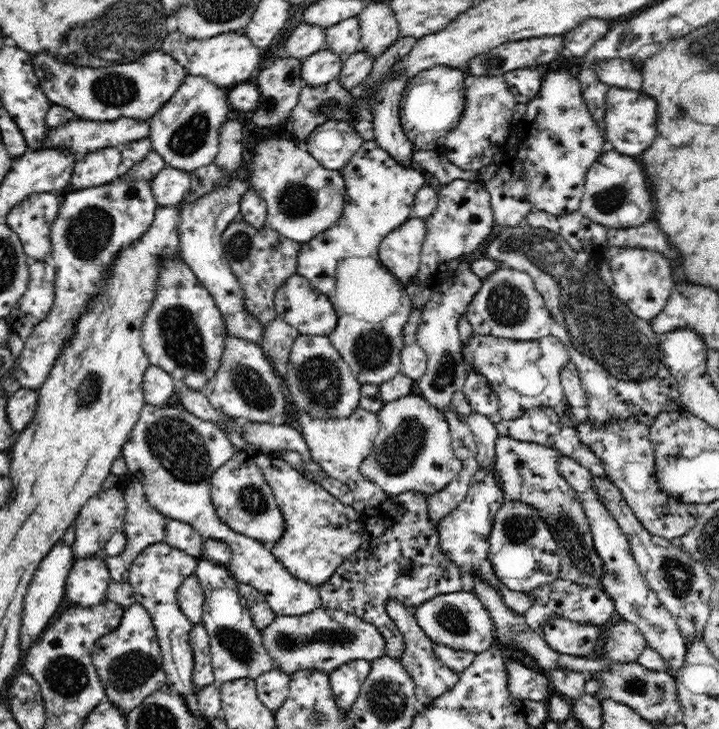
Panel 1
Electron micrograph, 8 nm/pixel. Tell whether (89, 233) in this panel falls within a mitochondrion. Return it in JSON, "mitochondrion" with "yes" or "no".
{"mitochondrion":"yes"}

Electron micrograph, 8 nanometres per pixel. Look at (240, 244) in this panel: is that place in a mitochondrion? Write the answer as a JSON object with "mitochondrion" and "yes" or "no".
{"mitochondrion":"yes"}

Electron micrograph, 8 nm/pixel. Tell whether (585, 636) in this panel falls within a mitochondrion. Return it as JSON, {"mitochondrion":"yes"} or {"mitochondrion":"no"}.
{"mitochondrion":"no"}

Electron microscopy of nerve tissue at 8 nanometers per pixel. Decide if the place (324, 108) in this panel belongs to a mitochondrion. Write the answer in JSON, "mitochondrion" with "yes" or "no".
{"mitochondrion":"no"}

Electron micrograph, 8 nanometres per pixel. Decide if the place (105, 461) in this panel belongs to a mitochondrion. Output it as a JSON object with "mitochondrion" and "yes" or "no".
{"mitochondrion":"no"}

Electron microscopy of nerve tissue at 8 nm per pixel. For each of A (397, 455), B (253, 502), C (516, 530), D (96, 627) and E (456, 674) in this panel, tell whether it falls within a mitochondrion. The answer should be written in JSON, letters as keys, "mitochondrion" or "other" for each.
{"A":"mitochondrion","B":"mitochondrion","C":"mitochondrion","D":"other","E":"other"}

